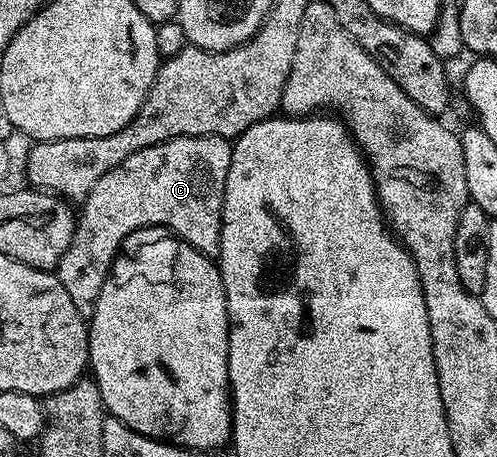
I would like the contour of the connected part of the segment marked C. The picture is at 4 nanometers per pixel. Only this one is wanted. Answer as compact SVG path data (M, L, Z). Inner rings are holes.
M218 135L179 137L131 153L123 165L111 169L83 200L77 228L55 274L79 313L89 317L121 244L141 227L168 227L178 239L210 257L221 253L221 210L233 143Z

